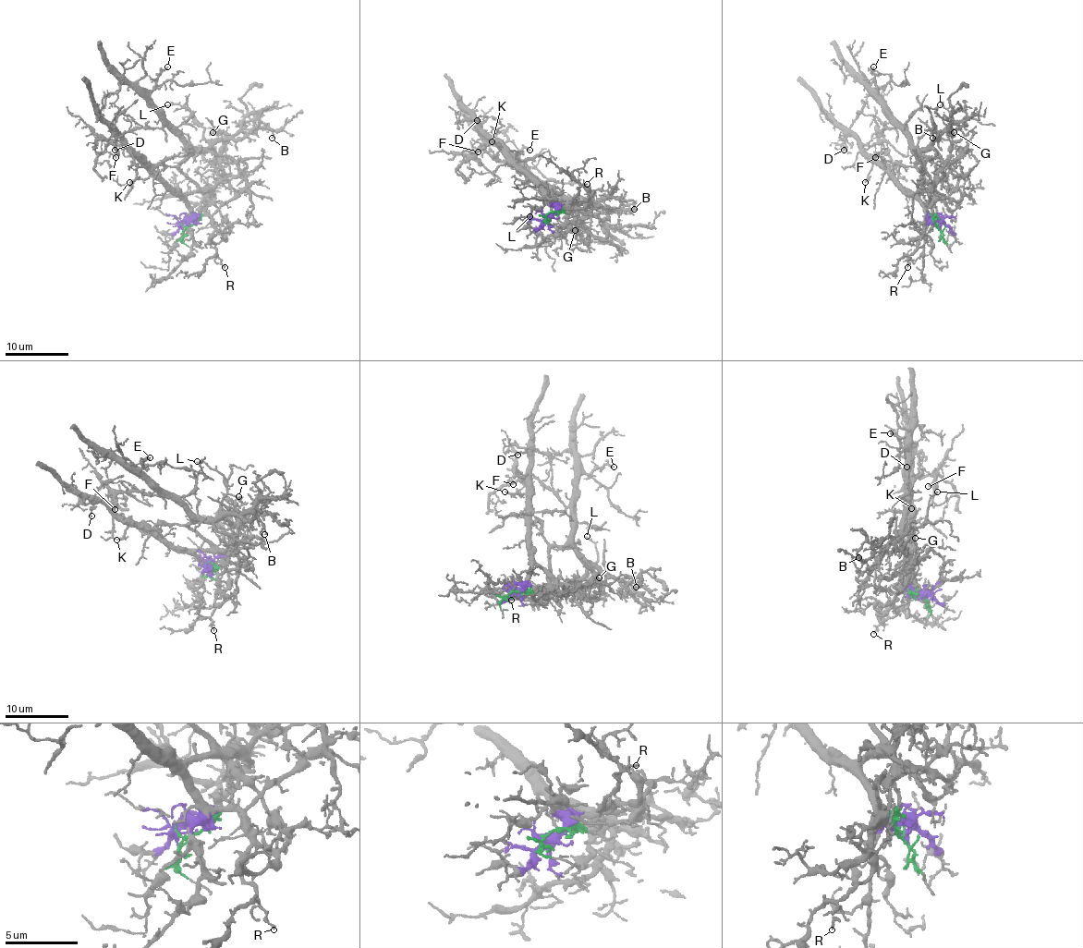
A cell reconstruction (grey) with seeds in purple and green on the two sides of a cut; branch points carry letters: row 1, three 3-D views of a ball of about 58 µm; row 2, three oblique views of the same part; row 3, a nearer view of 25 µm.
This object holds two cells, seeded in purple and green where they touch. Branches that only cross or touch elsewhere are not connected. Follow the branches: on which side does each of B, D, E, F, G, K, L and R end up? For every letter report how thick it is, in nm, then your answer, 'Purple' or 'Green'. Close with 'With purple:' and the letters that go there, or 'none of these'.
B: Thickness 120 nm. Green
D: Thickness 80 nm. Purple
E: Thickness 180 nm. Green
F: Thickness 70 nm. Purple
G: Thickness 100 nm. Green
K: Thickness 150 nm. Purple
L: Thickness 130 nm. Green
R: Thickness 100 nm. Purple
With purple: D, F, K, R

